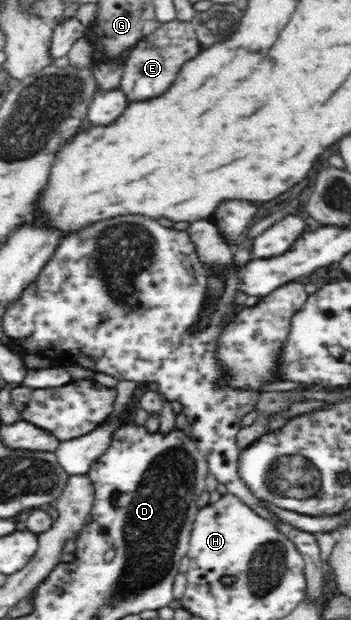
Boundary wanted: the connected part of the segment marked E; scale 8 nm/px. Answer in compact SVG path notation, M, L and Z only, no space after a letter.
M173 20L165 22L150 35L144 36L125 58L120 89L128 102L161 96L177 78L181 66L199 54L200 42L192 23Z

